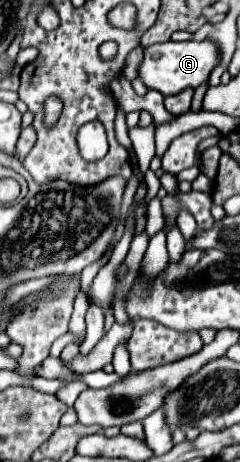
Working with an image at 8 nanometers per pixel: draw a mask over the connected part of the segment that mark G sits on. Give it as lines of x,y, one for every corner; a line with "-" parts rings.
189,40
189,42
165,42
165,44
153,44
145,48
145,58
139,68
139,78
145,82
147,88
159,90
163,96
173,96
187,88
197,88
205,82
209,82
211,72
217,68
221,60
221,50
211,40

